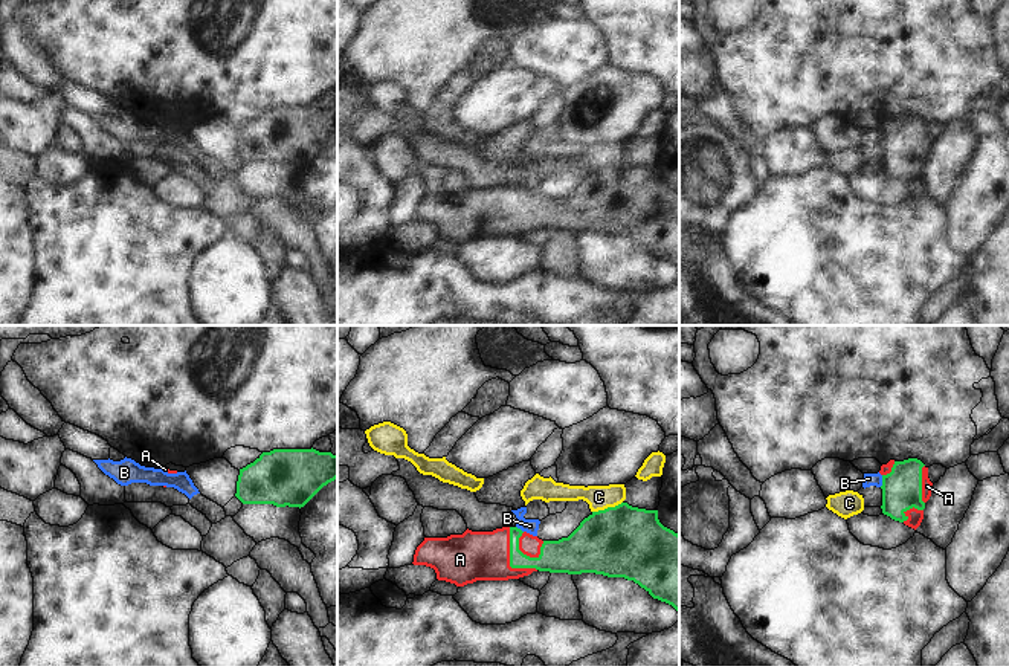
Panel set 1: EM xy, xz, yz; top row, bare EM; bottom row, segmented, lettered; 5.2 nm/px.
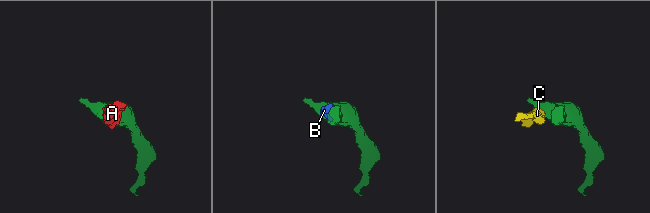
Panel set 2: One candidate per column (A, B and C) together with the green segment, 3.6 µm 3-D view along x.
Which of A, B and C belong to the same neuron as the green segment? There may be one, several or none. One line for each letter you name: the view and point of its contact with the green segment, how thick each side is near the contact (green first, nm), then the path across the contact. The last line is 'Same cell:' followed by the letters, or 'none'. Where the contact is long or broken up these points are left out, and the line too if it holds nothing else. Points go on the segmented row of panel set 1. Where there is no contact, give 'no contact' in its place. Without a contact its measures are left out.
A: contact xz (510, 559); calibres 180 and 260 nm; way xz (556, 556), (510, 559), (472, 556)
Same cell: A

